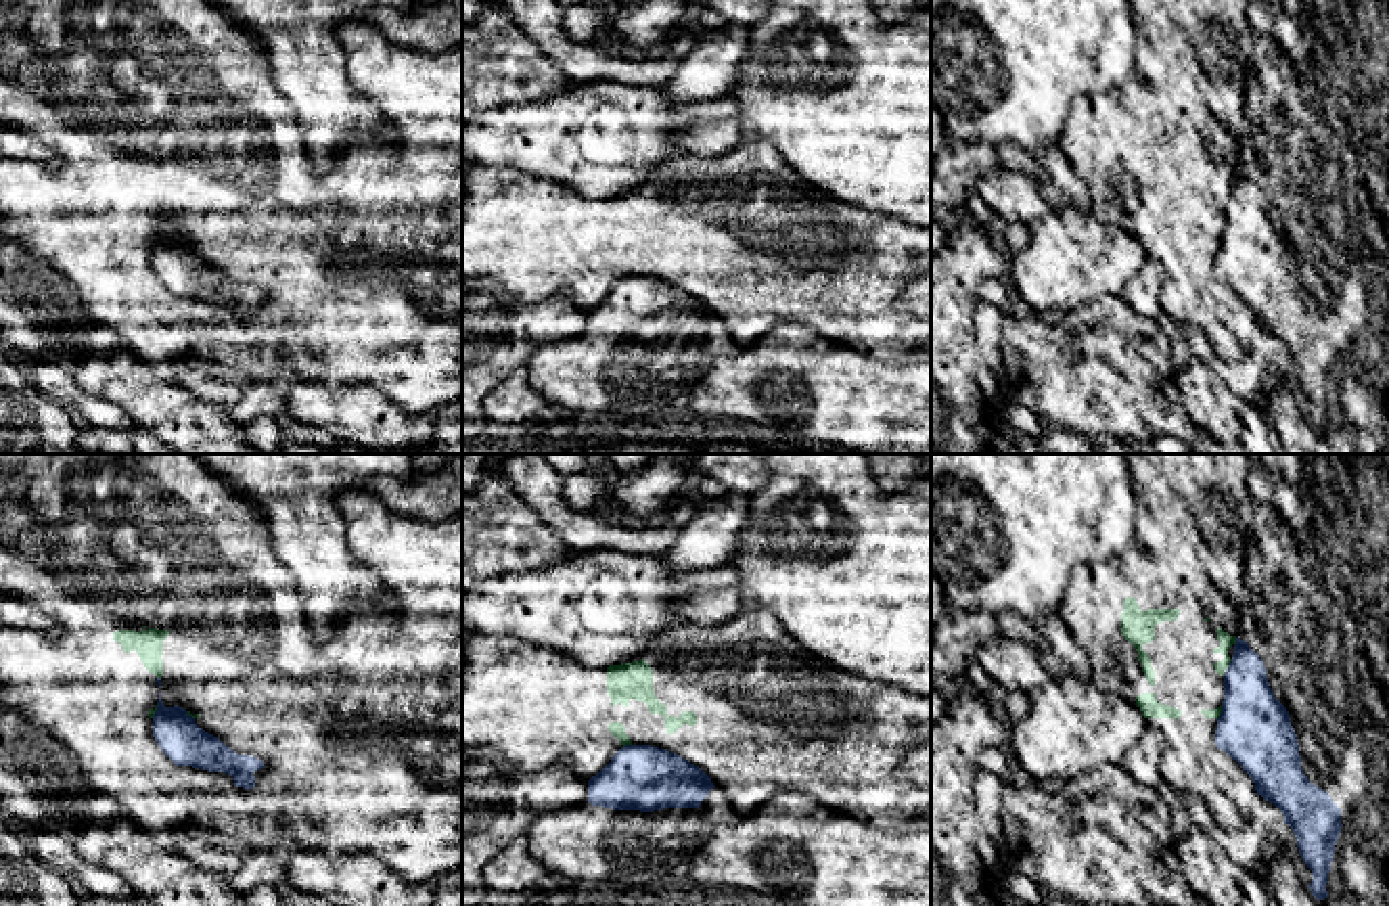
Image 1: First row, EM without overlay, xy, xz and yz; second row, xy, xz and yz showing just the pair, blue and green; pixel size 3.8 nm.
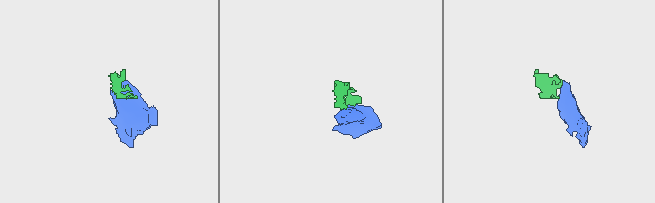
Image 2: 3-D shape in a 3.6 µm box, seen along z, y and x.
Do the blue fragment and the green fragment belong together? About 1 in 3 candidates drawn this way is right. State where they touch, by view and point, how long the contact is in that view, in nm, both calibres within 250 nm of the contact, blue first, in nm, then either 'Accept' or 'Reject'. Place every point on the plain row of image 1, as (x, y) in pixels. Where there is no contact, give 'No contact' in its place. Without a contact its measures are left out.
Touches blue at yz (1228, 197). Shared border 50 nm. Thickness 280 nm (blue) against 60 nm. Reject

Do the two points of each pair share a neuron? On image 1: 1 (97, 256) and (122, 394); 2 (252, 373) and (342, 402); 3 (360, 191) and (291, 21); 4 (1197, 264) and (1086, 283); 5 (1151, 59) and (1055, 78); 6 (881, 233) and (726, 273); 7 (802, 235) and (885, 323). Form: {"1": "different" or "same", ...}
{"1": "different", "2": "different", "3": "different", "4": "different", "5": "different", "6": "same", "7": "same"}

